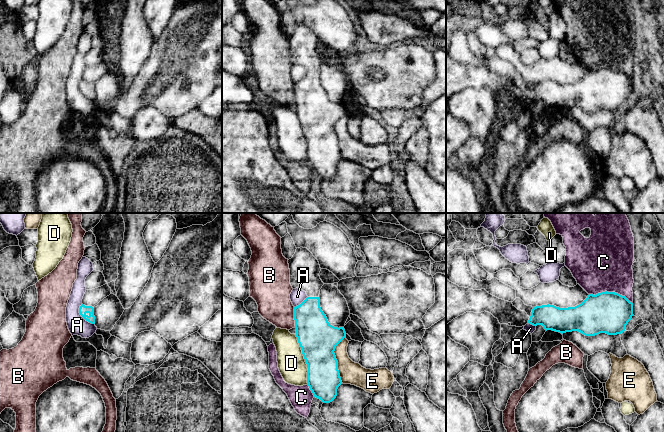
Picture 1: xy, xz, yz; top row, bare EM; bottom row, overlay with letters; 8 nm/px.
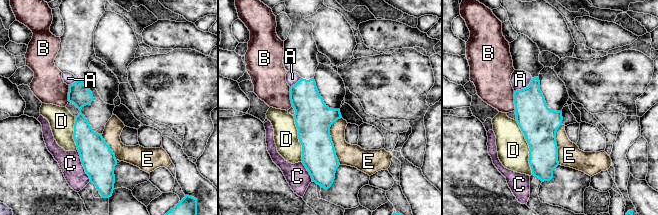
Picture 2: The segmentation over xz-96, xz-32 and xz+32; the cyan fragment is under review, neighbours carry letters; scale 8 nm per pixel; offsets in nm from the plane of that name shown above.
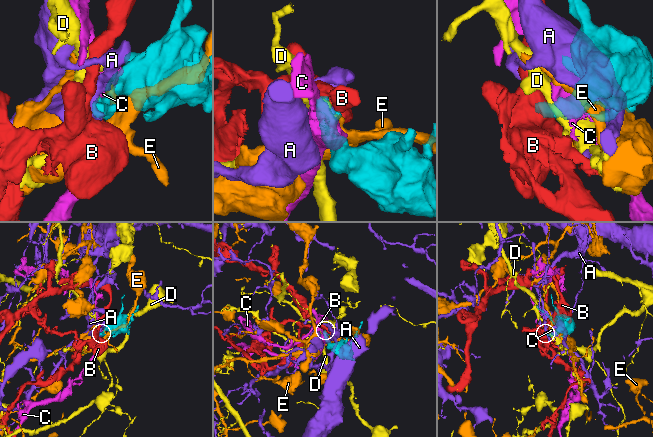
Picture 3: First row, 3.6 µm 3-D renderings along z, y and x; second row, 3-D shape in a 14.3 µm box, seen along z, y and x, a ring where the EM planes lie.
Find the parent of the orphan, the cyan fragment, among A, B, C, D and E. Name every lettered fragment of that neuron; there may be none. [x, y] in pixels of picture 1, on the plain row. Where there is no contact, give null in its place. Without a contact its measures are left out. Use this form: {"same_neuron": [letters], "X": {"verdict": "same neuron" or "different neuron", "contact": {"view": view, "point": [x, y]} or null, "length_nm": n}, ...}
{"same_neuron": [], "A": {"verdict": "different neuron", "contact": {"view": "xy", "point": [82, 92]}, "length_nm": 200}, "B": {"verdict": "different neuron", "contact": {"view": "xz", "point": [294, 93]}, "length_nm": 160}, "C": {"verdict": "different neuron", "contact": {"view": "yz", "point": [611, 68]}, "length_nm": 360}, "D": {"verdict": "different neuron", "contact": {"view": "xz", "point": [304, 134]}, "length_nm": 420}, "E": {"verdict": "different neuron", "contact": {"view": "xz", "point": [336, 136]}, "length_nm": 360}}

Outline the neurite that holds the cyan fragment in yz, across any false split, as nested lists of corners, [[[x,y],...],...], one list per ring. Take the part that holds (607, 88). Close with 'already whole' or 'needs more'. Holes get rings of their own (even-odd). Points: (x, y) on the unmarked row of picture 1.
[[[446,54],[446,101],[466,88],[489,88],[500,100],[522,103],[527,99],[559,108],[578,107],[585,112],[600,109],[617,111],[625,107],[633,92],[633,79],[615,68],[589,70],[575,83],[559,84],[554,81],[533,83],[529,93],[512,78],[499,75],[485,65],[473,66],[450,58]]]; needs more

